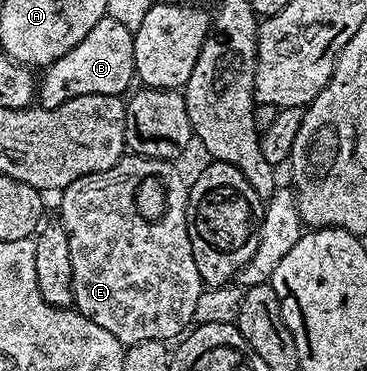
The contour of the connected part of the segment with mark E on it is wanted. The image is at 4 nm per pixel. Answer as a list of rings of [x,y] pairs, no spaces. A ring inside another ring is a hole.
[[[127,153],[117,161],[117,165],[104,171],[89,173],[85,177],[77,177],[77,181],[73,181],[61,191],[63,200],[59,203],[60,212],[58,211],[58,214],[62,218],[65,233],[69,237],[69,261],[73,261],[71,288],[75,298],[74,310],[78,311],[80,315],[84,315],[89,321],[93,321],[93,325],[101,325],[101,329],[113,333],[113,337],[117,337],[117,341],[121,341],[124,345],[145,343],[154,339],[172,341],[171,339],[176,338],[175,340],[178,340],[192,326],[197,309],[197,297],[201,297],[201,293],[205,289],[201,273],[197,273],[197,261],[193,261],[193,249],[187,232],[187,192],[189,187],[186,182],[183,184],[183,179],[179,176],[179,171],[175,166],[174,162],[166,159],[150,159],[144,155]],[[149,185],[154,187],[159,197],[159,205],[153,213],[149,213],[143,207],[143,193]]]

